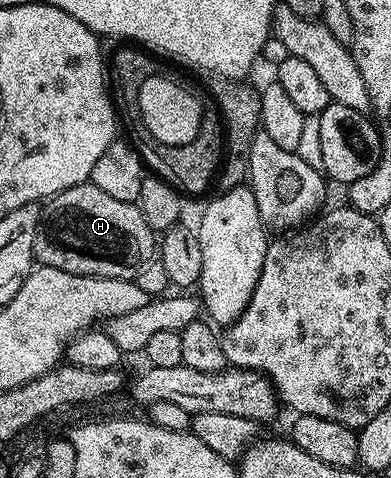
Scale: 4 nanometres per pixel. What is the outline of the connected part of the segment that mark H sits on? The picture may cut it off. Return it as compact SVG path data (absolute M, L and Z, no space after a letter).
M89 182L72 186L45 201L42 221L38 224L34 243L34 259L39 265L56 270L68 270L68 274L103 276L121 280L132 280L140 270L140 266L144 266L144 262L148 262L155 252L156 234L148 226L137 203L120 202L120 198L112 198L109 194L104 194L100 186Z

